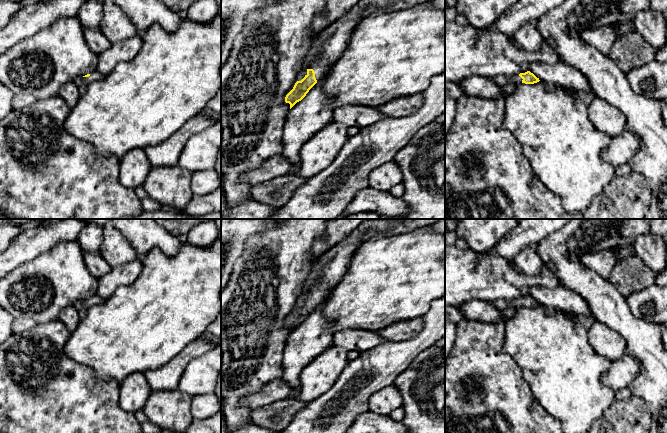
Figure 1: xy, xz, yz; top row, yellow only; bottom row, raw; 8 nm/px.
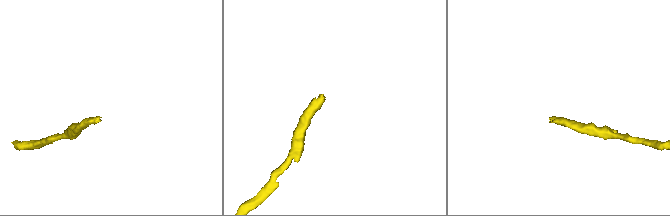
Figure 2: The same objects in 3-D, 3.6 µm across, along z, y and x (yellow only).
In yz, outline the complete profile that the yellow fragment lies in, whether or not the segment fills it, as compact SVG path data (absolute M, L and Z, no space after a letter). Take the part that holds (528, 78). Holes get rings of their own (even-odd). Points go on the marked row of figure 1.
M527 71L525 73L520 73L518 75L514 75L511 77L506 76L498 76L491 78L494 82L499 84L500 86L504 86L507 82L514 83L516 85L525 83L525 84L534 84L539 82L539 78L537 78L533 73Z

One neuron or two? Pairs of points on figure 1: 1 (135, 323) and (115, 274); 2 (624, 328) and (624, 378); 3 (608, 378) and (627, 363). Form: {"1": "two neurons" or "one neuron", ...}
{"1": "two neurons", "2": "two neurons", "3": "one neuron"}

